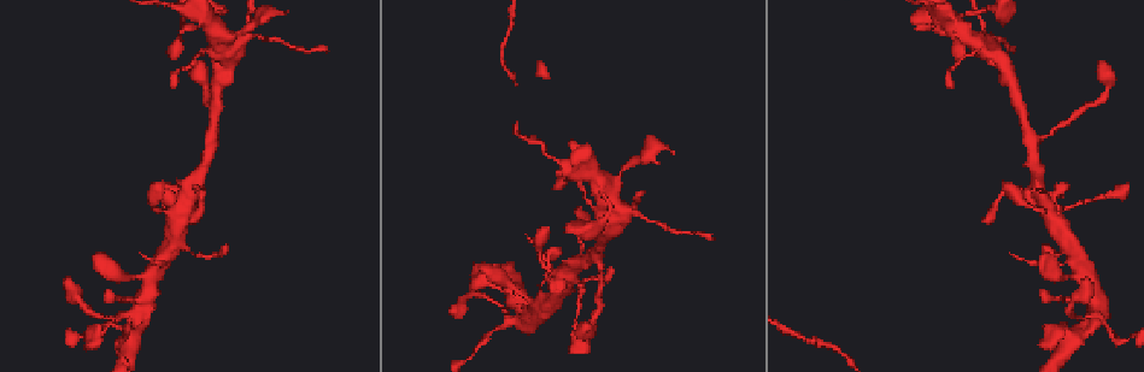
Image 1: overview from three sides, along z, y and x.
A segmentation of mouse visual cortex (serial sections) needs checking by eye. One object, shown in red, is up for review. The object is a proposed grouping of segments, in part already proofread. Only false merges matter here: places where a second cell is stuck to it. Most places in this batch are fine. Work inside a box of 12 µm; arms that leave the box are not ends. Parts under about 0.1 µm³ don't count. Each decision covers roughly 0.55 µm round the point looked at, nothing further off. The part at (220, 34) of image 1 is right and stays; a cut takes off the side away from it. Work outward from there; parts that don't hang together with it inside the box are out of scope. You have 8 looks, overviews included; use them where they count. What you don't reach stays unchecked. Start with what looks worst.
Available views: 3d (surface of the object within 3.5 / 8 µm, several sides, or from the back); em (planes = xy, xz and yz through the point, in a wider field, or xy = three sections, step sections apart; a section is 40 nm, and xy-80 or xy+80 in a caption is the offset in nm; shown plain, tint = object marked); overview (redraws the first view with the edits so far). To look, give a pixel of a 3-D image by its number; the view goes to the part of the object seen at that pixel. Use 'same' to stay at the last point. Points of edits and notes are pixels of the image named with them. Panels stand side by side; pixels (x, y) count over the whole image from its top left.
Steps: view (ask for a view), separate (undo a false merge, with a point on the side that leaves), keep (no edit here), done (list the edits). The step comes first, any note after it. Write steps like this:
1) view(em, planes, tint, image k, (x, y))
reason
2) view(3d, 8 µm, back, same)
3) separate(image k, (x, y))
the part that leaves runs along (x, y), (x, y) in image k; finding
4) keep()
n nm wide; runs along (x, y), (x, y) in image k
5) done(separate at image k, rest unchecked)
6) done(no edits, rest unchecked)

view(3d, 3.5 µm, back, image 1, (599, 255))
three-way junction

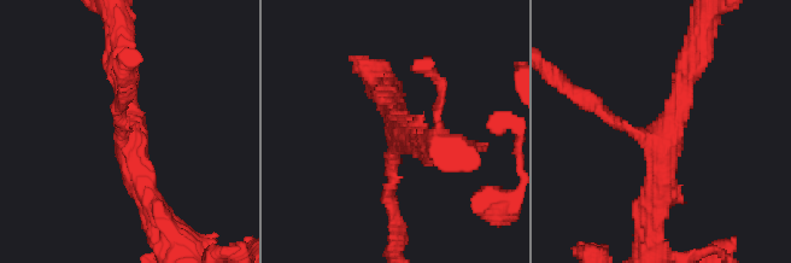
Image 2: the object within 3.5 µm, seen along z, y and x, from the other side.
view(em, xy, step 2, tint, image 2, (128, 142))
3 arms; arms of 150, 250, 350 nm; need the tissue

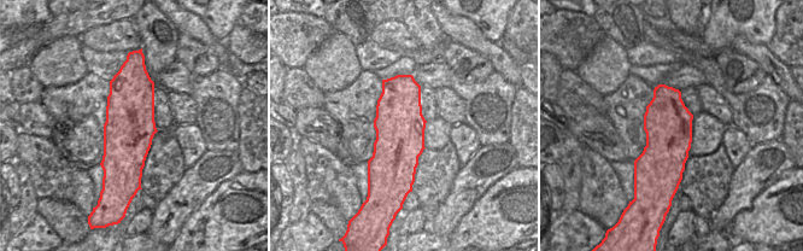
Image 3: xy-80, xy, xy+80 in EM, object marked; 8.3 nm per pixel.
keep()
runs along (122, 69), (129, 150), (159, 217) in image 2; one cell here

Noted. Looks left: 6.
view(3d, 8 µm, image 1, (636, 201))
a narrow waist

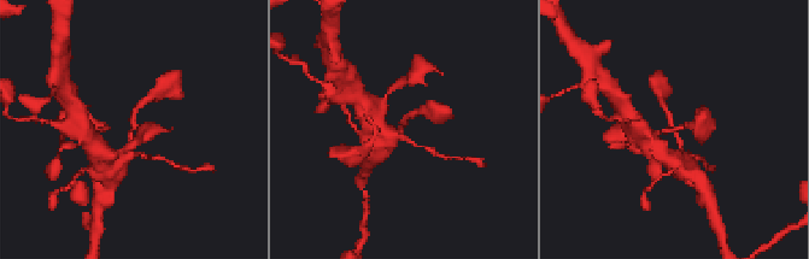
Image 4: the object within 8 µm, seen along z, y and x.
view(em, planes, tint, image 4, (132, 130))
arms of 150, 300 nm; now the EM

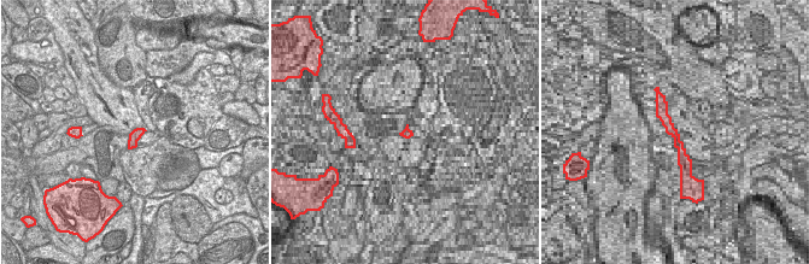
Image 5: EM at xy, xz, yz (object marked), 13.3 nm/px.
keep()
runs along (683, 158), (678, 133), (664, 109) in image 4; continuous, no second cell

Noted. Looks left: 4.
view(3d, 8 µm, image 1, (175, 224))
abrupt turn

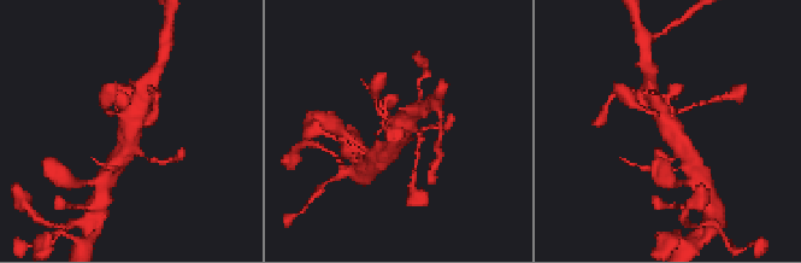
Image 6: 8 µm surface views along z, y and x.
view(em, xy, step 5, tint, image 6, (672, 127))

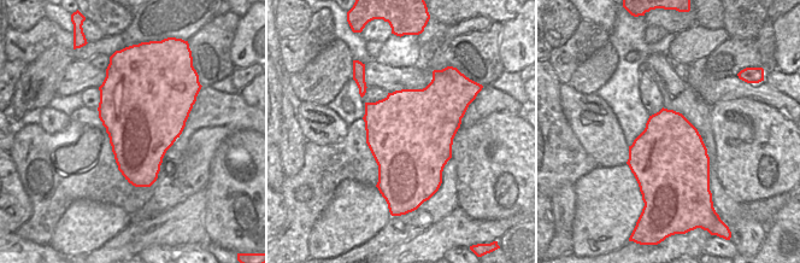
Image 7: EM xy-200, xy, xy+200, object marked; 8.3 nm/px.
keep()
700 nm wide; runs along (651, 89), (664, 120), (682, 147) in image 6; one cell here

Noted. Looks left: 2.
done(no edits, rest unchecked)

